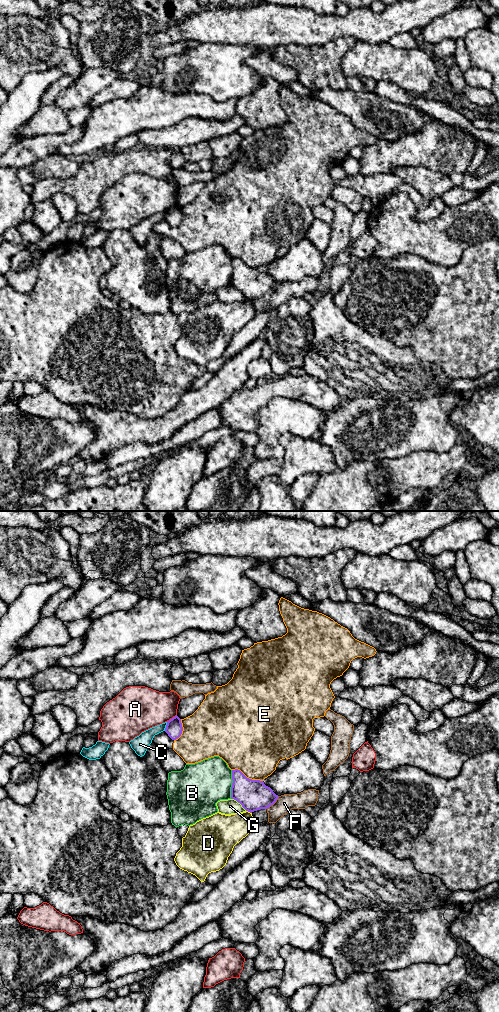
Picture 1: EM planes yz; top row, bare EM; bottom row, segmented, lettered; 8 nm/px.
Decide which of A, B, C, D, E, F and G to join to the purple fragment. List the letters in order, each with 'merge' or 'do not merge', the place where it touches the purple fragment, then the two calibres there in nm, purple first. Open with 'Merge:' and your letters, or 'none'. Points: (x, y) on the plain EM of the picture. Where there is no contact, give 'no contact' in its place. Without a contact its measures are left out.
Merge: none
A: do not merge; meets purple in yz at (172, 206); 130 nm thick on the purple side, 340 nm on the other
B: do not merge; meets purple in yz at (232, 272); 240 nm thick on the purple side, 360 nm on the other
C: do not merge; meets purple in yz at (166, 214); 130 nm thick on the purple side, 130 nm on the other
D: do not merge; meets purple in yz at (249, 299); 240 nm thick on the purple side, 280 nm on the other
E: do not merge; meets purple in yz at (246, 265); 240 nm thick on the purple side, 440 nm on the other
F: do not merge; meets purple in yz at (273, 291); 240 nm thick on the purple side, 140 nm on the other
G: do not merge; meets purple in yz at (239, 290); 240 nm thick on the purple side, 120 nm on the other

